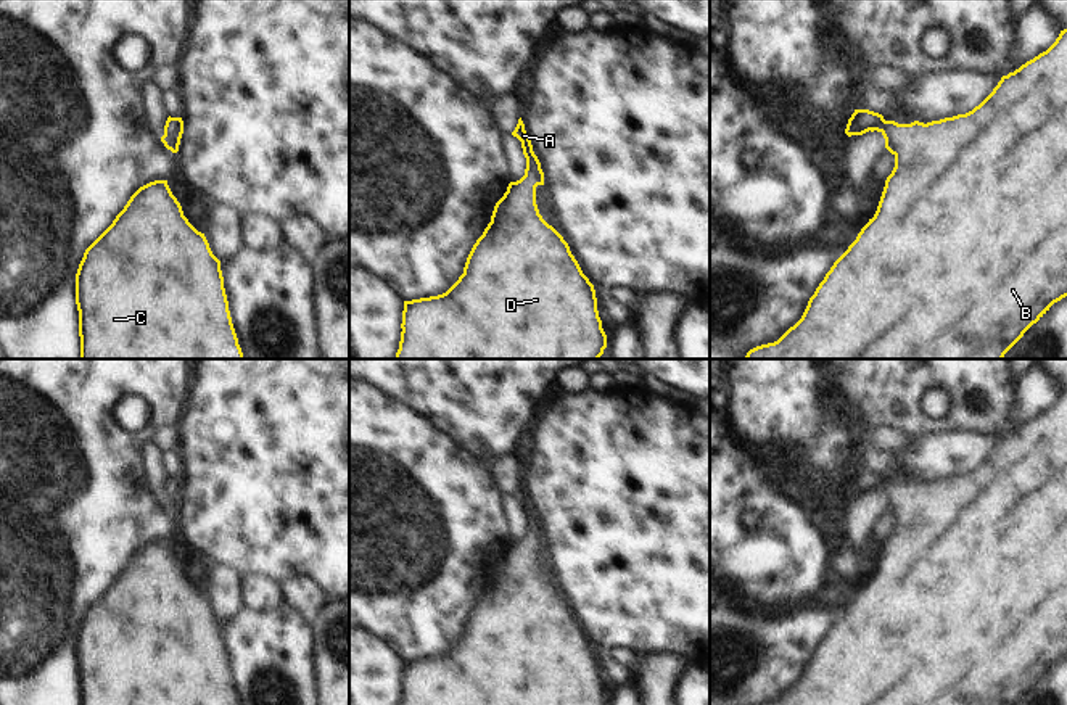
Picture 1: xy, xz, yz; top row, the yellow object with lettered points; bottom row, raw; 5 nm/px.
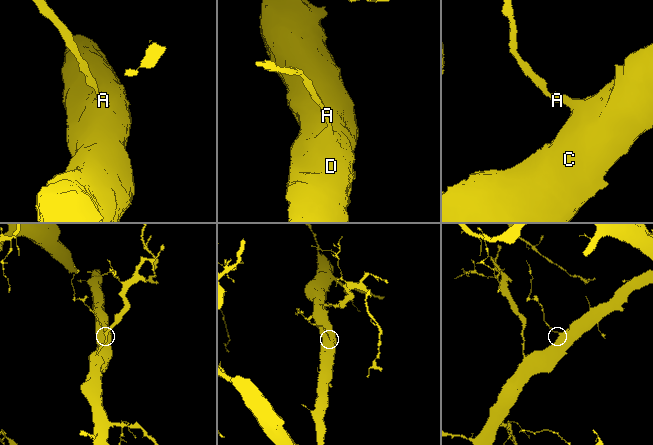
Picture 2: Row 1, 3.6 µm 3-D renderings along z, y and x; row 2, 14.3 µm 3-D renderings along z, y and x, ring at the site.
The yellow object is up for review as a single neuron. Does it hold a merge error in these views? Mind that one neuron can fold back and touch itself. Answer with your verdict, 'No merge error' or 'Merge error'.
No merge error

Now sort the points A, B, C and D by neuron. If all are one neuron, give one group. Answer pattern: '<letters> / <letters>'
A B C D

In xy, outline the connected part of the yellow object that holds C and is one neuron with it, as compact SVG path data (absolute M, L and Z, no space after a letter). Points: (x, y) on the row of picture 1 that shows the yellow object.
M167 180L140 187L113 224L85 249L76 274L80 359L243 359L232 324L220 261L183 216Z

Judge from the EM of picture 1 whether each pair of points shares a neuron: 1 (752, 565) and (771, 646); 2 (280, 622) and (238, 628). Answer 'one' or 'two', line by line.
1: two
2: one

